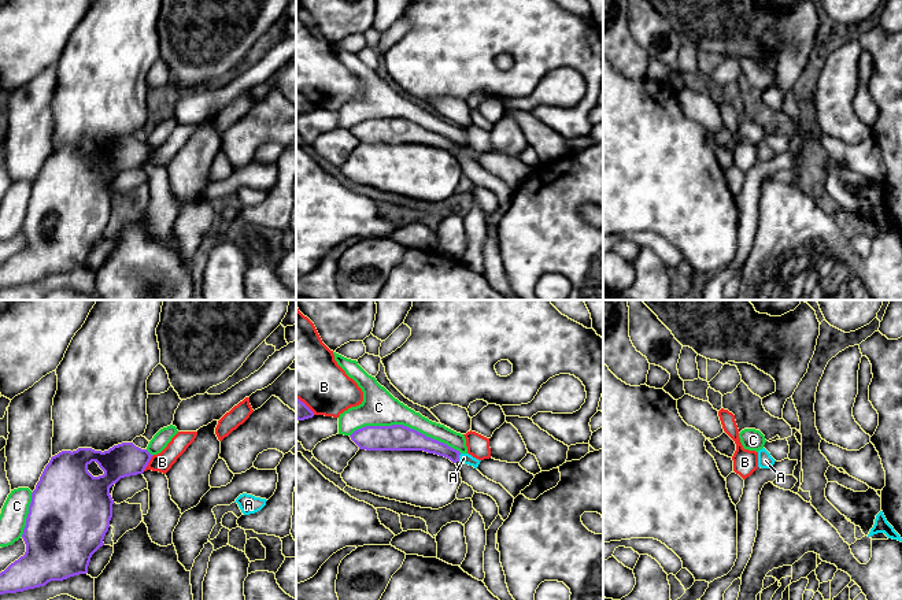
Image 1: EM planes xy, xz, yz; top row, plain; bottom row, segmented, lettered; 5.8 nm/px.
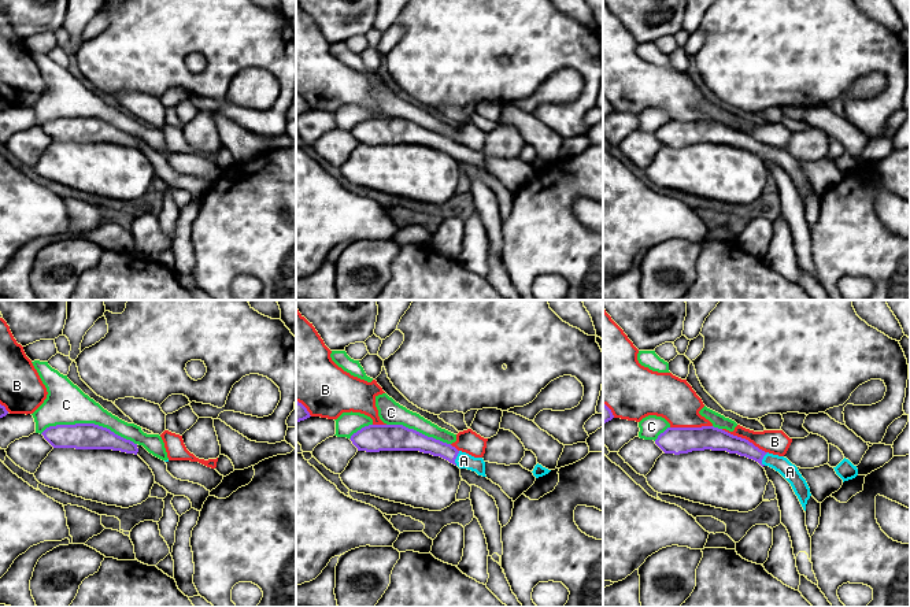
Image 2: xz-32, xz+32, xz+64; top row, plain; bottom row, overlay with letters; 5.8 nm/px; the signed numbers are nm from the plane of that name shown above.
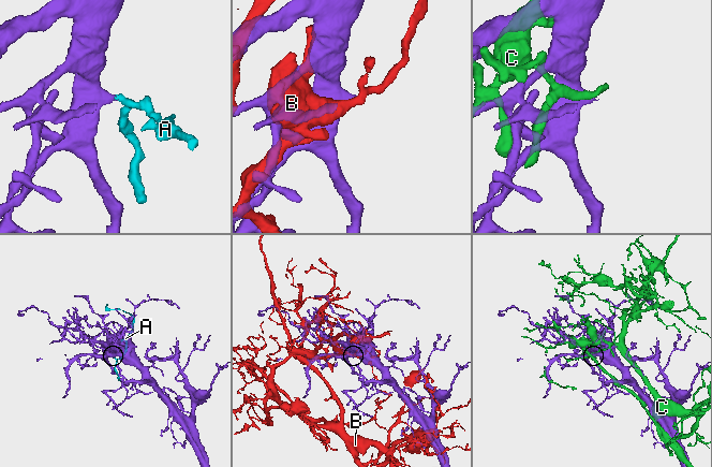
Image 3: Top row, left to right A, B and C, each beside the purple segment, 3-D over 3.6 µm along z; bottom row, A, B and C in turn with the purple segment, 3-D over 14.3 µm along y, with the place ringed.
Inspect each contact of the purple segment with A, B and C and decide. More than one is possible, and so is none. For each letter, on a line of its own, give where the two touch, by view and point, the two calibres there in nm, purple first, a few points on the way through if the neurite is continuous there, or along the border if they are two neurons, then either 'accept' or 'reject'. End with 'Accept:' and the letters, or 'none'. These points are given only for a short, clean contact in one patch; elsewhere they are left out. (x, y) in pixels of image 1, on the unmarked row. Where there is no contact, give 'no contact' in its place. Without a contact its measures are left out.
A: xz (458, 151) | 100/60 nm | across xz (420, 134), (444, 143), (458, 151), (464, 151) | accept
B: xy (148, 155) | 200/120 nm | reject
C: xz (406, 119) | 160/200 nm | reject
Accept: A

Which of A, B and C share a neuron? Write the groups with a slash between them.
A / B / C

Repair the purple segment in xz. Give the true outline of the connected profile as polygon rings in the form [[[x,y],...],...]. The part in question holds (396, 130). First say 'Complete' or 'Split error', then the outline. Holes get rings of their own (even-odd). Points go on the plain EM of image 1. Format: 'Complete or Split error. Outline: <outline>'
Split error. Outline: [[[403,118],[365,119],[355,123],[350,130],[359,142],[366,144],[424,144],[444,149],[452,156],[461,155],[473,159],[474,162],[481,155],[469,147],[461,147],[447,137]]]

